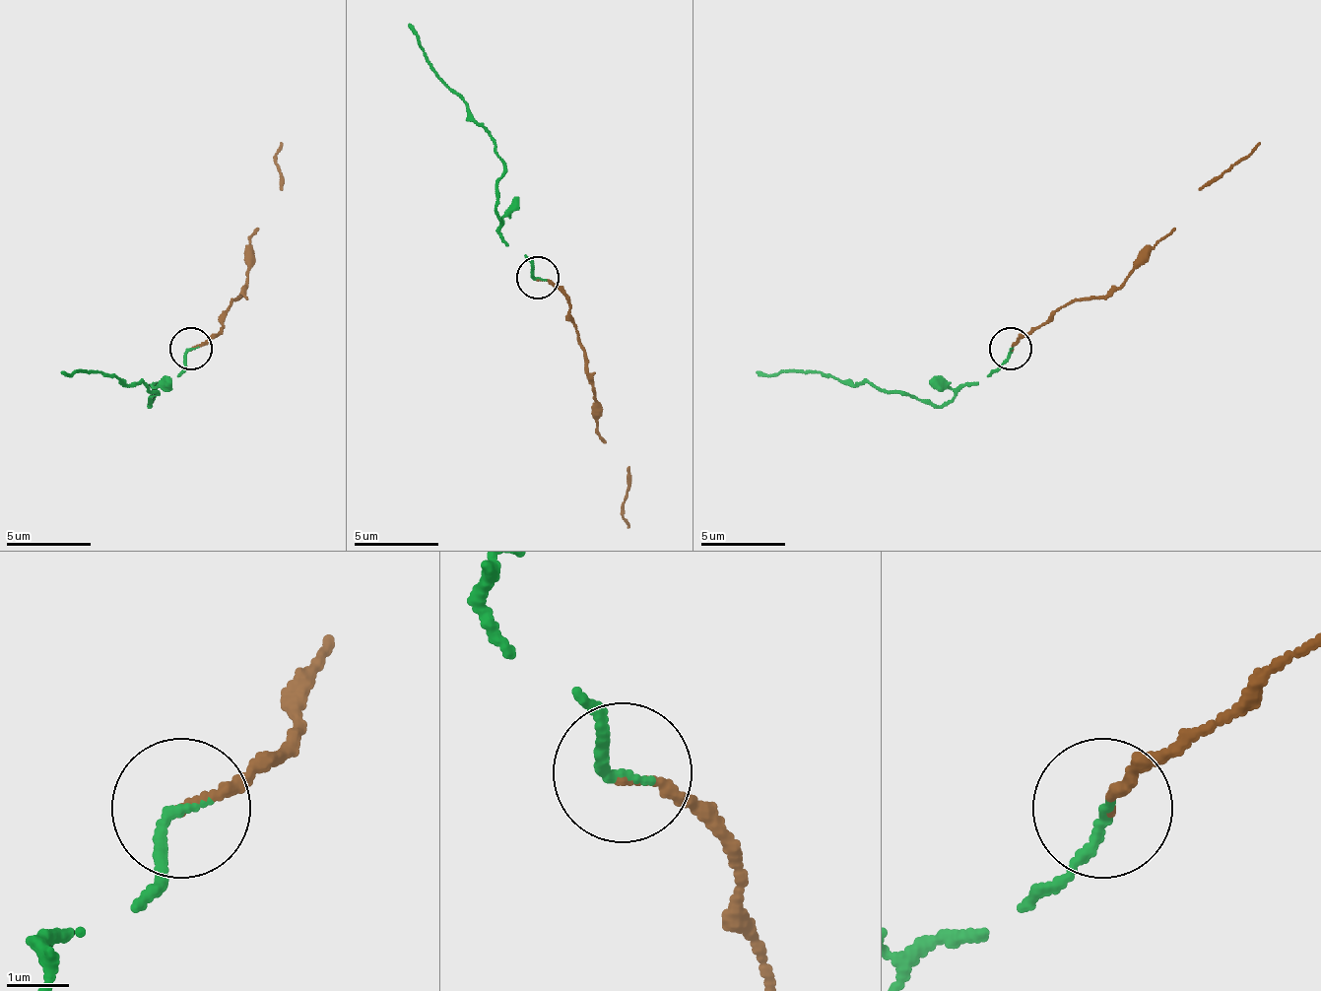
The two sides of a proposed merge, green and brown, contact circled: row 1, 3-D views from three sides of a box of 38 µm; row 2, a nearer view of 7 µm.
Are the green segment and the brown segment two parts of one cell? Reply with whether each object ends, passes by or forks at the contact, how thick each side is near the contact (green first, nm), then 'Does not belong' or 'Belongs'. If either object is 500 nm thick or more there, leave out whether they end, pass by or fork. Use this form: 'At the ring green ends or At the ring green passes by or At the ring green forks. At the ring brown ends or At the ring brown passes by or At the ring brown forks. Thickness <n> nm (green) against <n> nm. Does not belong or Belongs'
At the ring green ends. At the ring brown ends. Thickness 170 nm (green) against 140 nm. Belongs

